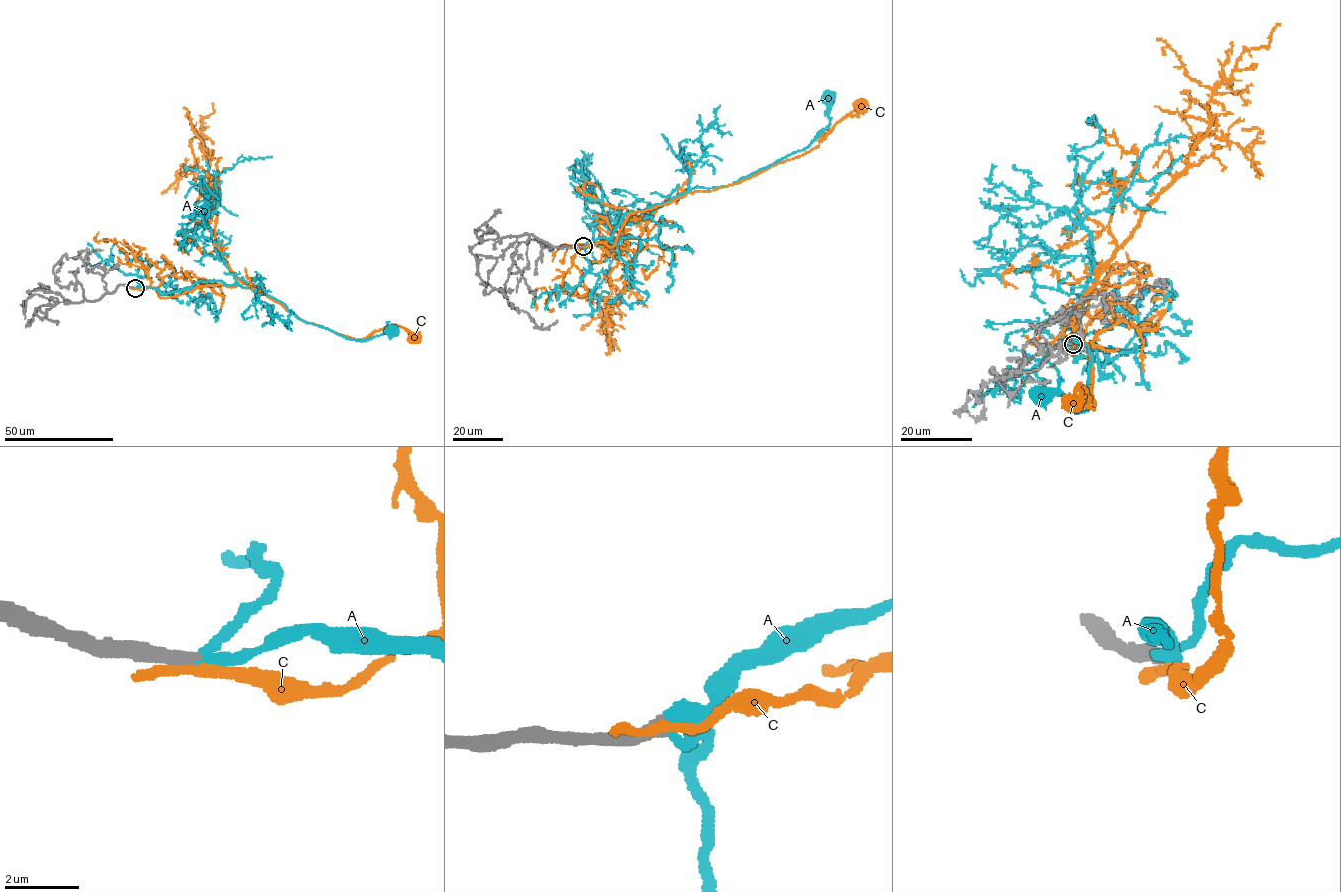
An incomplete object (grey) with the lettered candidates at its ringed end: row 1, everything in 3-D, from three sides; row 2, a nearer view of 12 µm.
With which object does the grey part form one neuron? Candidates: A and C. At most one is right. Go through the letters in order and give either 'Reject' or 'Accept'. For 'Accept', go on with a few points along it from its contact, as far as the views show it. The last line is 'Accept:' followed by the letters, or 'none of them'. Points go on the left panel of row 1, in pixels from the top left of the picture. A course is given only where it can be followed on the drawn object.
A: Accept. Its course: (136, 287), (166, 293), (198, 282), (237, 284), (280, 301), (308, 323), (349, 338), (362, 340), (389, 330)
C: Reject
Accept: A

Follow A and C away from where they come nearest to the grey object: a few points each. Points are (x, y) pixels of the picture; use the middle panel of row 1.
A: (583, 246), (612, 237), (626, 213), (642, 211), (698, 187), (728, 186), (806, 148), (829, 123), (827, 101)
C: (582, 247), (612, 246), (629, 214), (687, 192), (735, 184), (809, 152), (862, 106)

